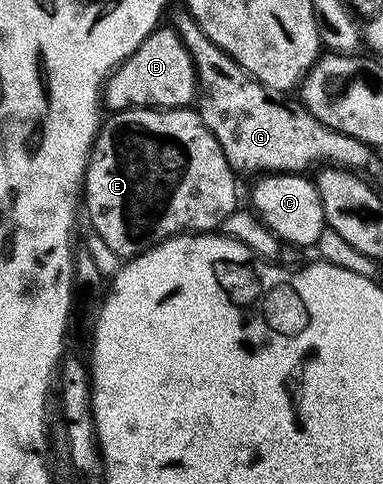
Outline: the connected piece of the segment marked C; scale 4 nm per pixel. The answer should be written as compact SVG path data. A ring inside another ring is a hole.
M272 173L257 178L250 193L253 212L279 241L290 245L317 246L320 235L326 230L324 207L320 203L318 186L309 176L297 173Z

